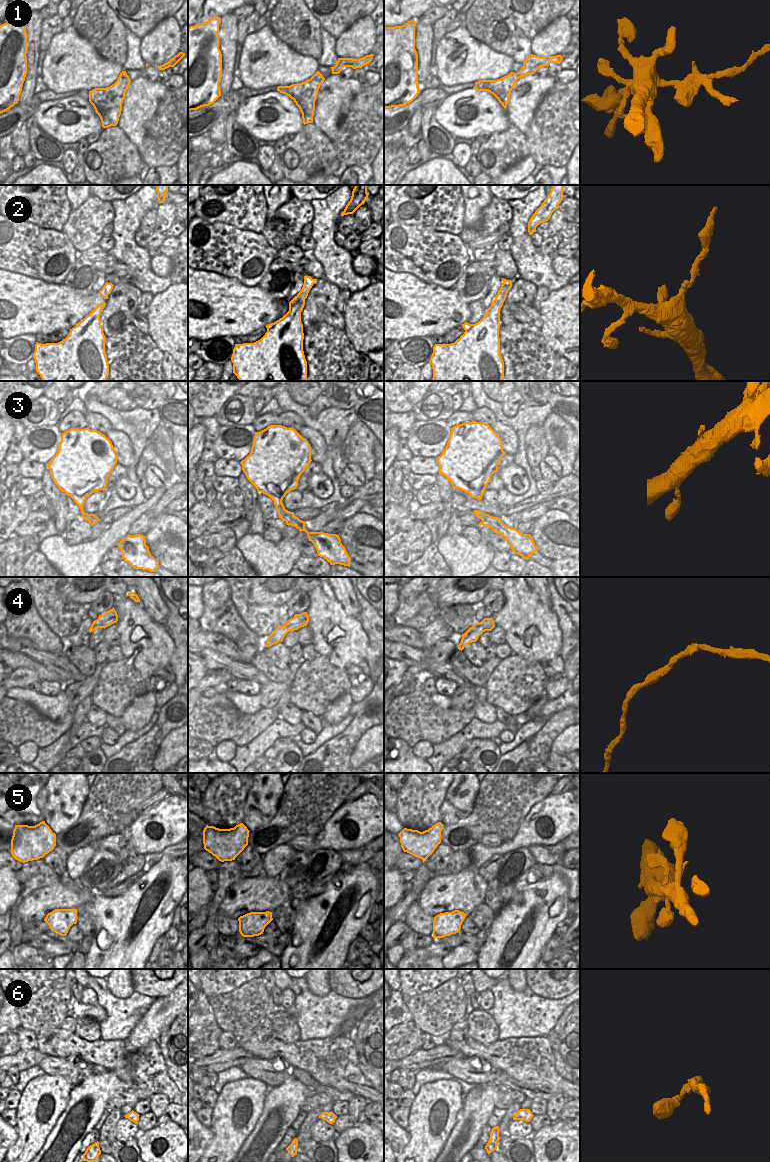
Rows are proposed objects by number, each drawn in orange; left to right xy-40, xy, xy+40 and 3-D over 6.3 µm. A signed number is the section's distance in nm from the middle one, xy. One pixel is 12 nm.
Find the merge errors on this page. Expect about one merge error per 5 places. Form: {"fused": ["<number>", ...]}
{"fused": ["1", "2"]}

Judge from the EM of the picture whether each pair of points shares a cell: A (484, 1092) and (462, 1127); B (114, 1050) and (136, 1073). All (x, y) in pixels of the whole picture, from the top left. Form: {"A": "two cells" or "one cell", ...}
{"A": "one cell", "B": "one cell"}

